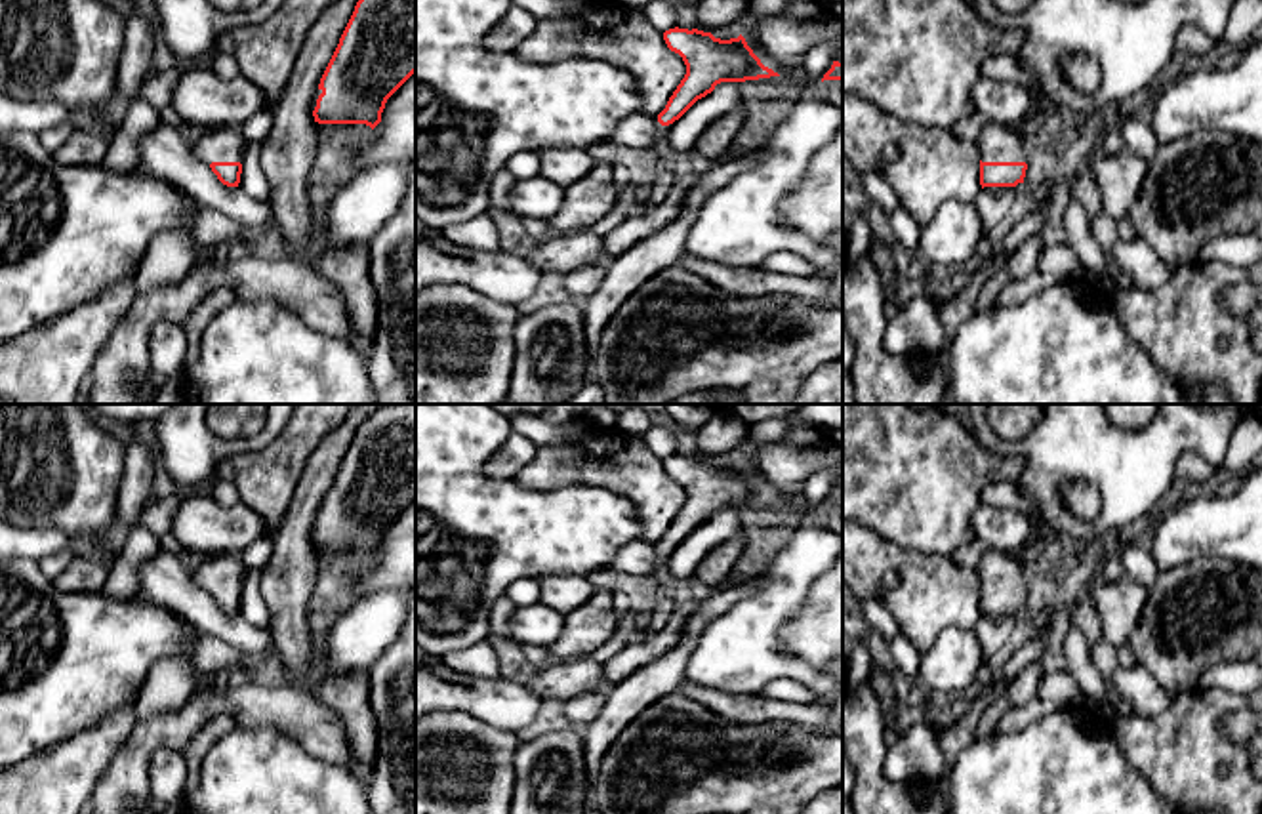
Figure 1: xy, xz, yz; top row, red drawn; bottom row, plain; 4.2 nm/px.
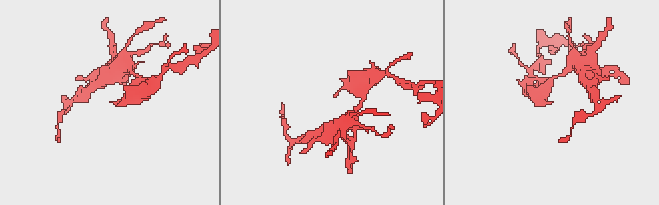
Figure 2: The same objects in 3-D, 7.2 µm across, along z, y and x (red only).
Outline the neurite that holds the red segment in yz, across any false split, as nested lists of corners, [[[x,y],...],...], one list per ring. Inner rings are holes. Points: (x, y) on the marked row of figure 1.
[[[987,122],[978,139],[980,185],[1016,187],[1024,183],[1028,151],[1018,130]]]

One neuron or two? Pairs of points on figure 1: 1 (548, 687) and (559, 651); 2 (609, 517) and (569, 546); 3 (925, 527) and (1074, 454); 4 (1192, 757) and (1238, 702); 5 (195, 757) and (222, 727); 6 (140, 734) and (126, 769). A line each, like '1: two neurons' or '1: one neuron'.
1: two neurons
2: one neuron
3: two neurons
4: one neuron
5: one neuron
6: one neuron

